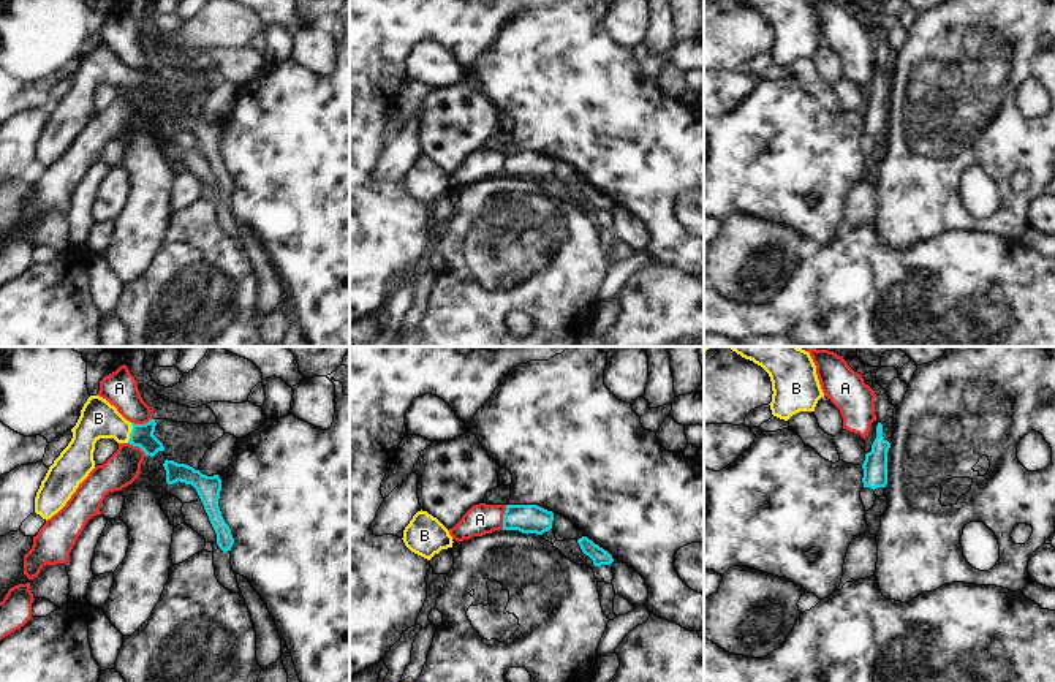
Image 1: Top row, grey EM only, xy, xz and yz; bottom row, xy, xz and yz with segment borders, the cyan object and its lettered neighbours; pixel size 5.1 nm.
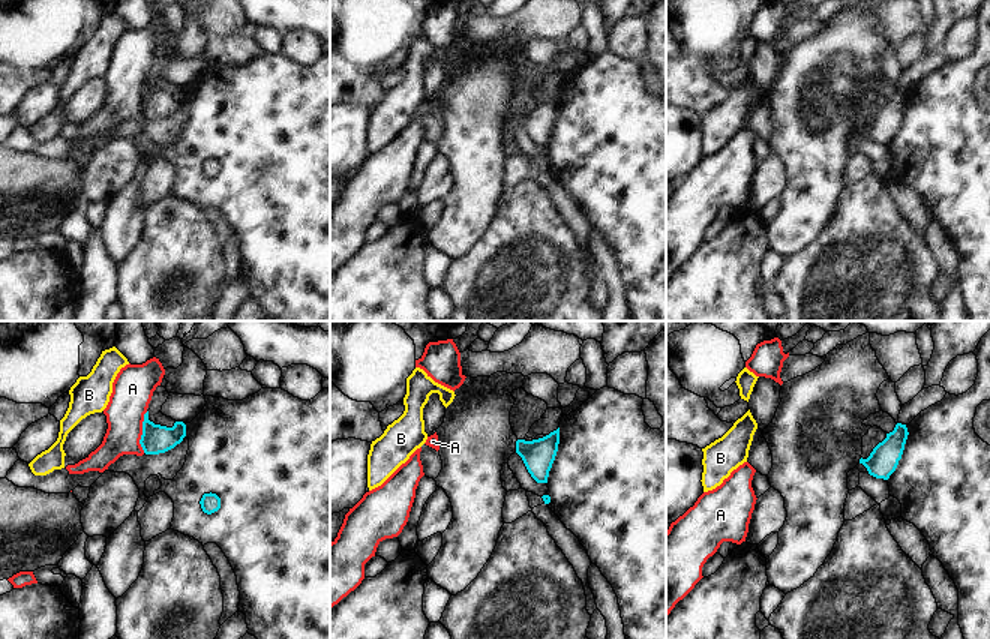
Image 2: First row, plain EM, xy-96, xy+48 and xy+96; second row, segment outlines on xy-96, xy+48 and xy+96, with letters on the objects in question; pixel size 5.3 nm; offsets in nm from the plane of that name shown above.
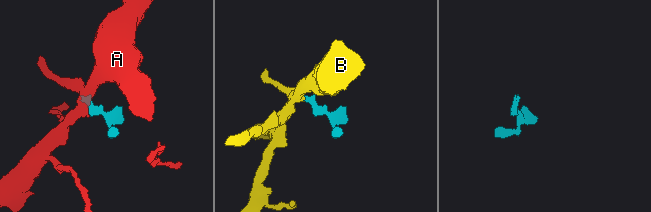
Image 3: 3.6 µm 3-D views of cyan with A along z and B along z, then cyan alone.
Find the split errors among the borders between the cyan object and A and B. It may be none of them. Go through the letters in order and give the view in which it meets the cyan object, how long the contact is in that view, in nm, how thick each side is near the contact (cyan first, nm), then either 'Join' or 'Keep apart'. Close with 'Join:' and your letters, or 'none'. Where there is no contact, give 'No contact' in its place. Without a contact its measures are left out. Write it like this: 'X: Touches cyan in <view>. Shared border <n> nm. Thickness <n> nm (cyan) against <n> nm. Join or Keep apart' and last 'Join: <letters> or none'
A: Touches cyan in xz. Shared border 130 nm. Thickness 140 nm (cyan) against 160 nm. Keep apart
B: Touches cyan in xy. Shared border 110 nm. Thickness 120 nm (cyan) against 190 nm. Join
Join: B

